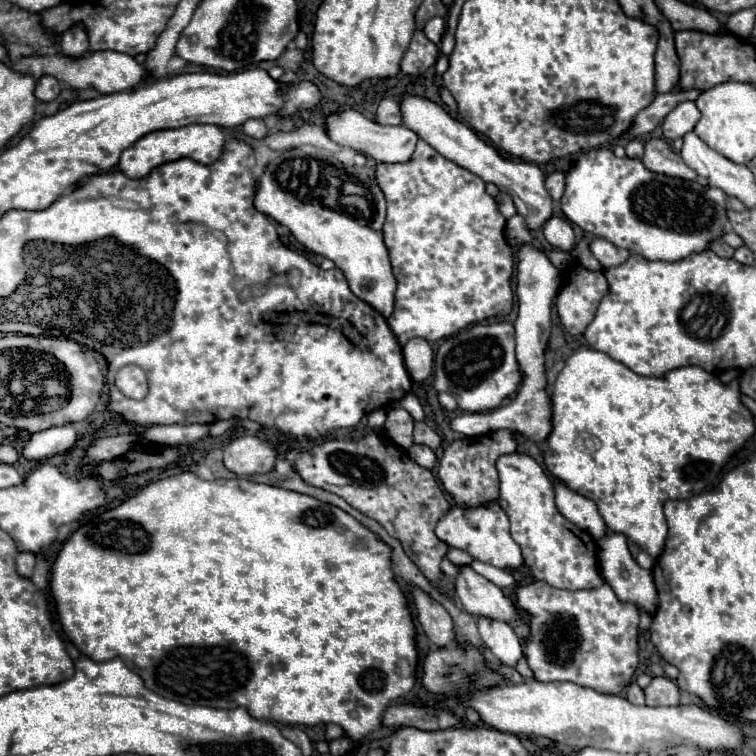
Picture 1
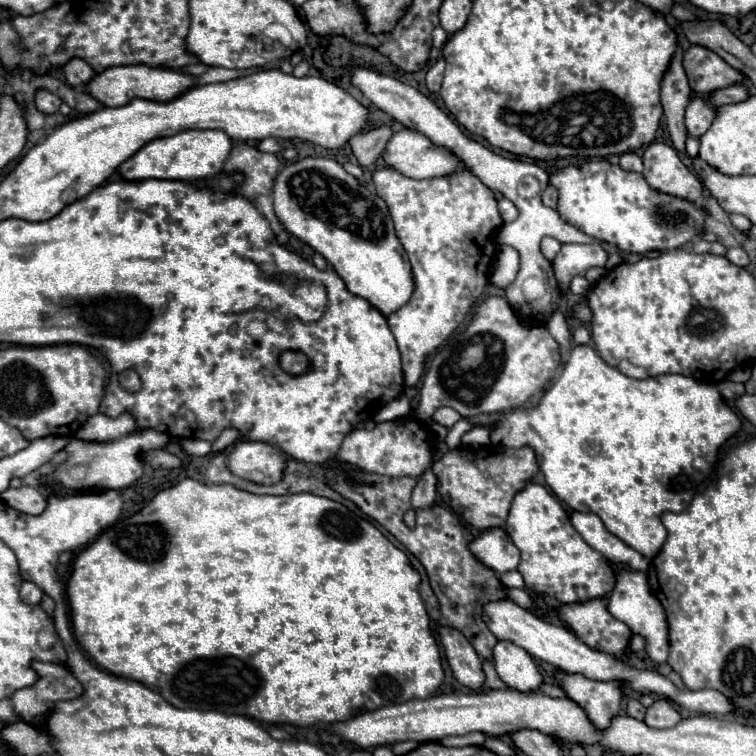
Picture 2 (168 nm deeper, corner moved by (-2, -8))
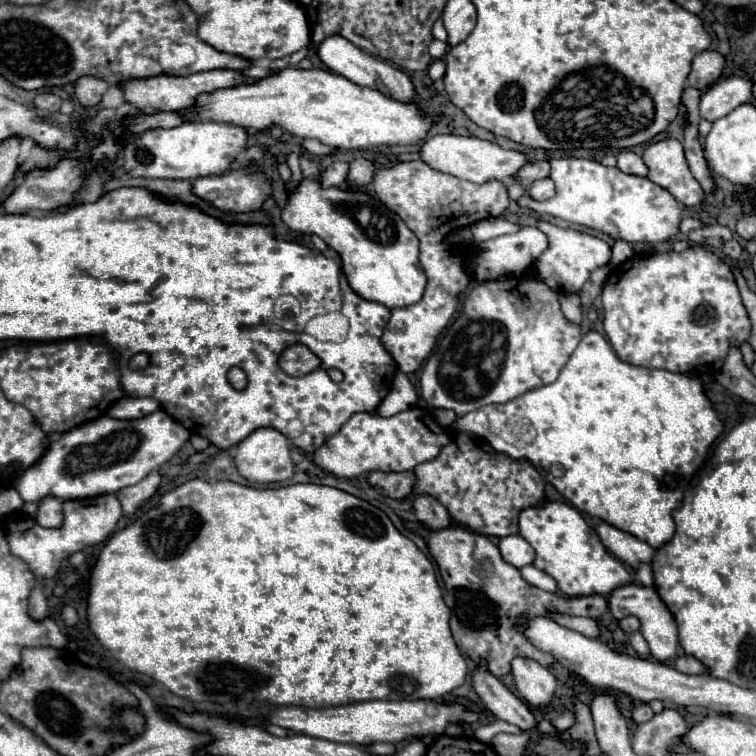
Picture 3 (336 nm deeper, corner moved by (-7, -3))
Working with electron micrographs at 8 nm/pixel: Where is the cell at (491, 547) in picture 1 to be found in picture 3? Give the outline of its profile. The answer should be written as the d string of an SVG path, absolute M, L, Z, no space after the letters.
M507 535L507 537L501 537L499 539L499 551L501 551L501 557L513 565L513 567L525 567L525 565L531 565L533 559L535 559L535 551L533 547L521 537L521 535Z

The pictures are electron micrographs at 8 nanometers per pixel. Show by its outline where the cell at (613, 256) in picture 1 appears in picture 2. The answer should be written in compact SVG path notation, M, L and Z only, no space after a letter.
M562 244L552 268L562 292L570 292L574 276L584 276L590 268L604 266L608 252L600 244Z

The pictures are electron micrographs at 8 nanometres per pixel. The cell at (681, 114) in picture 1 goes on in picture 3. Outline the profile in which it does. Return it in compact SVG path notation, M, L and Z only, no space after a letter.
M731 77L725 79L713 87L709 87L701 101L699 101L699 111L701 117L707 121L717 121L725 115L729 115L735 107L753 101L751 95L751 81L743 77Z

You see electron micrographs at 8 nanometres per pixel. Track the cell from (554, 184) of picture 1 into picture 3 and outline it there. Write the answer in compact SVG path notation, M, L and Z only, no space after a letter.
M541 179L527 189L527 195L531 195L535 201L547 201L555 195L555 183L551 179Z

